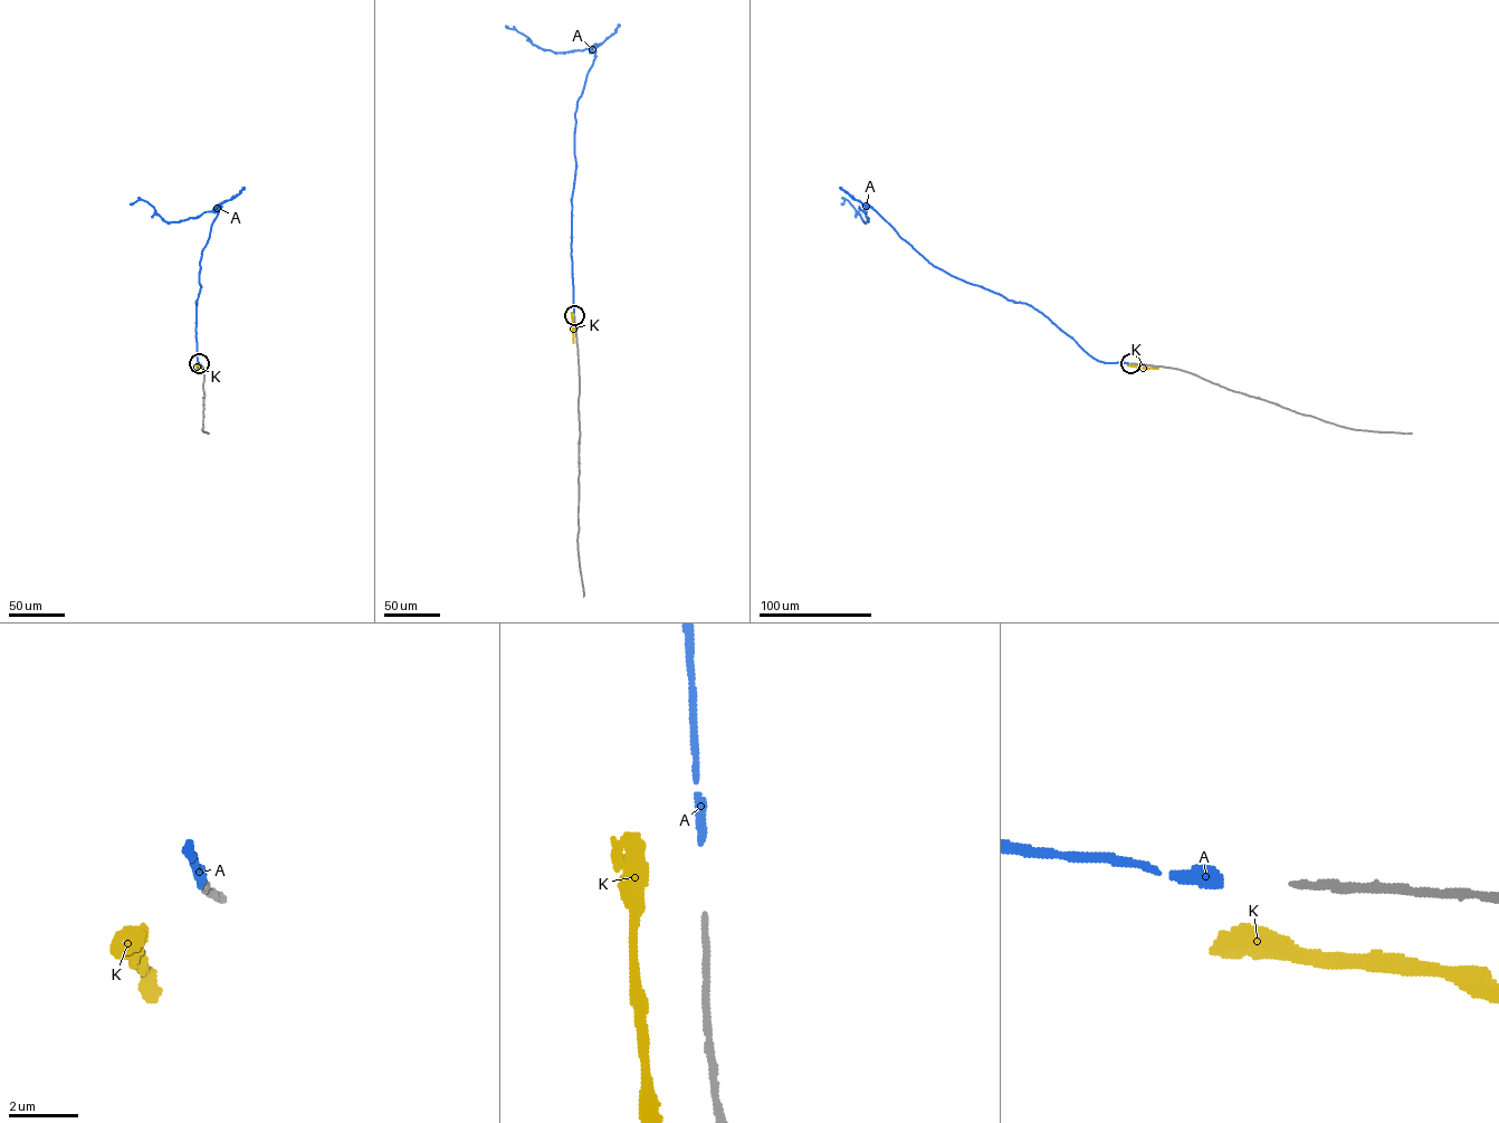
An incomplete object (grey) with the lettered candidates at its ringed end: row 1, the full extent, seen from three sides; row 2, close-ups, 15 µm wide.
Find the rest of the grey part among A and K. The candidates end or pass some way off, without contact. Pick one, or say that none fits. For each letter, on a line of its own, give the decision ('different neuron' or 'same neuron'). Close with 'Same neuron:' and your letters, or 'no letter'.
A: same neuron
K: different neuron
Same neuron: A

